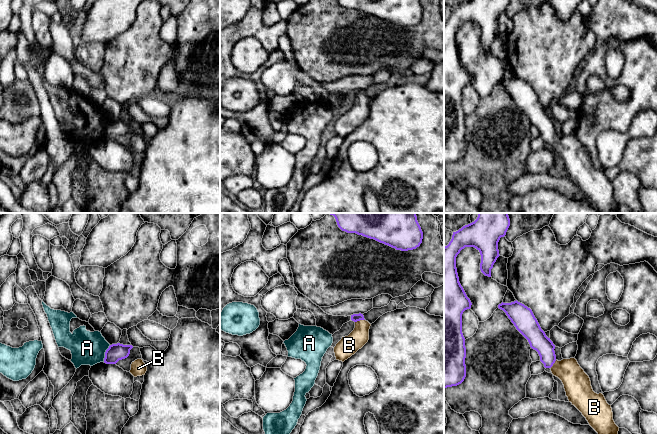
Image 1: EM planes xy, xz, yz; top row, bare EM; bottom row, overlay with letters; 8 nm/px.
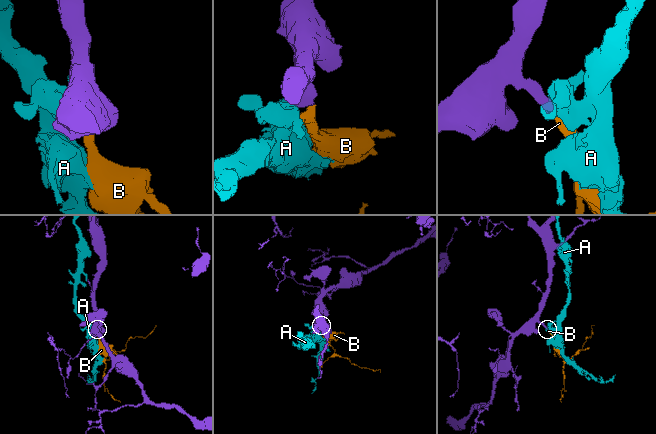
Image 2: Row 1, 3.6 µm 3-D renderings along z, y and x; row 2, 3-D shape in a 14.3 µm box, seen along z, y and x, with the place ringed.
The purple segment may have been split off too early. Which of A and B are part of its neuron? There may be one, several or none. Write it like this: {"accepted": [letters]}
{"accepted": ["B"]}

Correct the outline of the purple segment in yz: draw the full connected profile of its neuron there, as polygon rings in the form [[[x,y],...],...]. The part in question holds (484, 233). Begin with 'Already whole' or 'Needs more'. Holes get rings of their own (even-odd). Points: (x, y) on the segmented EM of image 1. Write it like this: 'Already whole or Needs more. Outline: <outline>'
Already whole. Outline: [[[478,213],[474,222],[453,232],[451,241],[444,247],[444,389],[461,384],[466,377],[466,347],[462,333],[462,314],[471,308],[472,303],[459,282],[456,257],[465,247],[476,248],[481,255],[481,272],[491,277],[491,269],[500,256],[498,242],[506,235],[509,226],[508,213]]]

